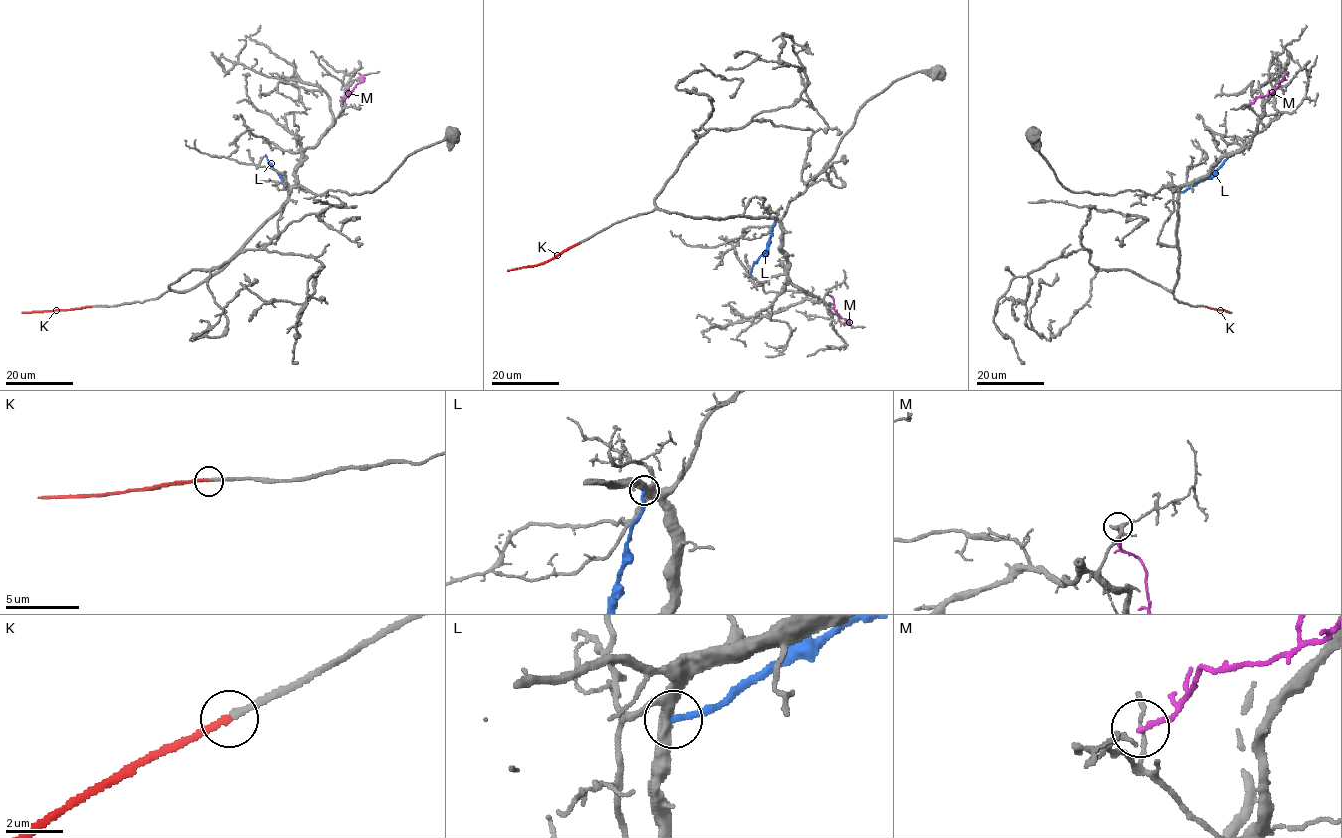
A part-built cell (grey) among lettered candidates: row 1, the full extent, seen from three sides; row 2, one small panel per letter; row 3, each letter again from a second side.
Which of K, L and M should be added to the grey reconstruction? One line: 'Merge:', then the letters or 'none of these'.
Merge: K

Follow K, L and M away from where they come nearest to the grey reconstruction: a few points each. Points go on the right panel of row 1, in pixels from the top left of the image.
K: (1203, 306), (1231, 313)
L: (1179, 192), (1208, 178), (1234, 154)
M: (1250, 104), (1271, 94), (1286, 73)

